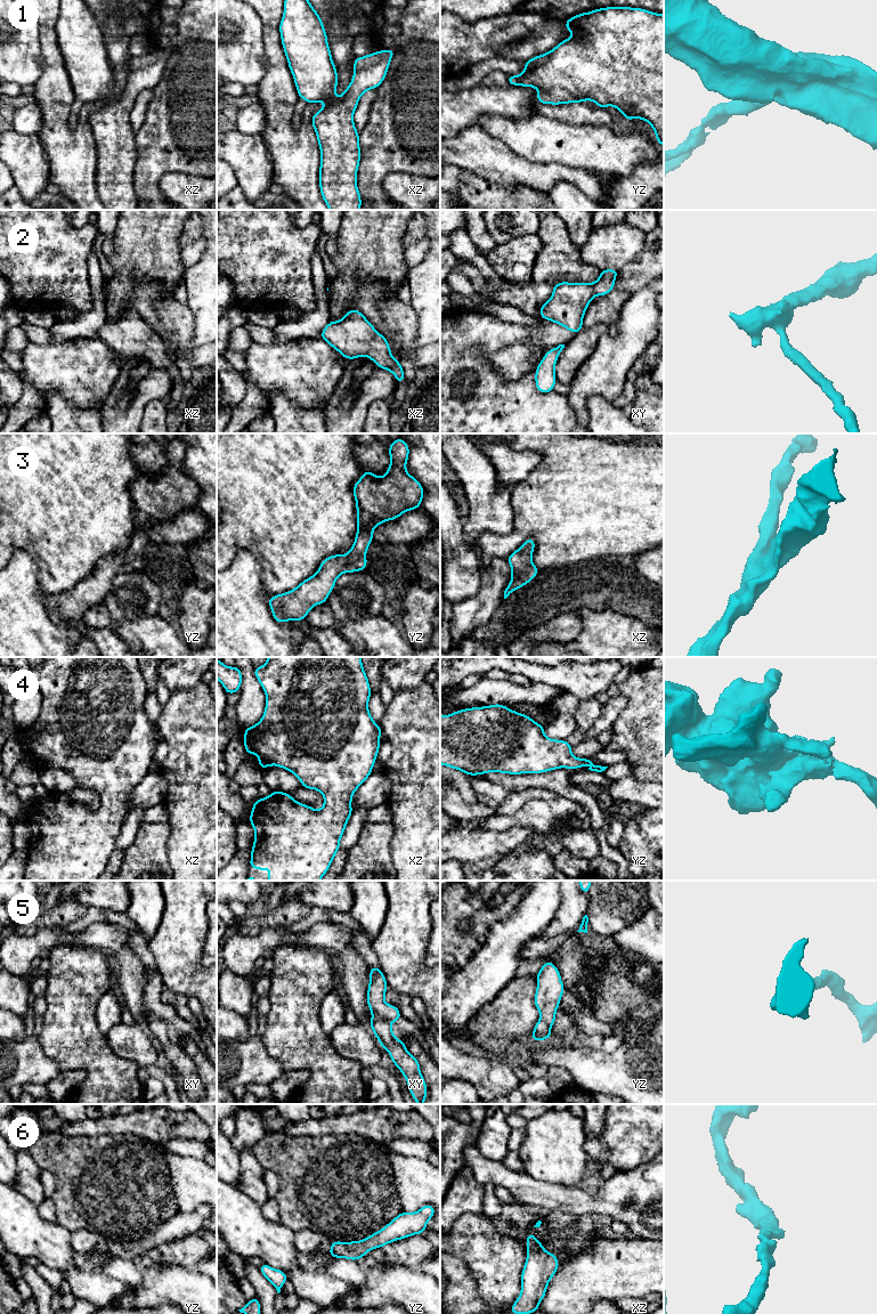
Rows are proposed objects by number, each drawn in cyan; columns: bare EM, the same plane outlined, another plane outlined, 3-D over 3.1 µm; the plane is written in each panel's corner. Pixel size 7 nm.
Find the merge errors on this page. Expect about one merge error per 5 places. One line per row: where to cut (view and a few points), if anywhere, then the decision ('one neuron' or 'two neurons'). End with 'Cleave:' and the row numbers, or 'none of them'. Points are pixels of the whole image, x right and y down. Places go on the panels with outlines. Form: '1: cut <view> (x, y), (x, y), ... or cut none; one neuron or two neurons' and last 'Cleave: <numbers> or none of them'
1: cut none; one neuron
2: cut none; one neuron
3: cut none; one neuron
4: cut none; one neuron
5: cut none; one neuron
6: cut none; one neuron
Cleave: none of them

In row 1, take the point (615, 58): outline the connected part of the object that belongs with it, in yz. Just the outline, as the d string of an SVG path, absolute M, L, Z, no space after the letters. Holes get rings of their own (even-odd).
M606 7L594 9L588 13L578 14L565 21L565 24L566 30L569 32L574 32L575 34L569 39L562 40L552 50L525 62L525 71L520 75L507 75L509 84L536 88L538 90L538 104L560 105L570 103L583 103L584 100L593 100L599 106L599 108L614 106L622 112L623 117L627 121L633 119L642 119L648 122L656 133L655 139L664 147L664 15L652 13L643 8Z

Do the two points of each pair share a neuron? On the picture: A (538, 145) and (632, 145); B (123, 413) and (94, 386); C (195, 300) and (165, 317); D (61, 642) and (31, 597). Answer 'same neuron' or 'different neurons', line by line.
A: same neuron
B: different neurons
C: different neurons
D: same neuron

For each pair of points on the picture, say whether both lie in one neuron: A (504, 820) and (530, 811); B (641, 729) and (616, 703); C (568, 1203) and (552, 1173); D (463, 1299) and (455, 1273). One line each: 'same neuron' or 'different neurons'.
A: same neuron
B: different neurons
C: different neurons
D: same neuron

